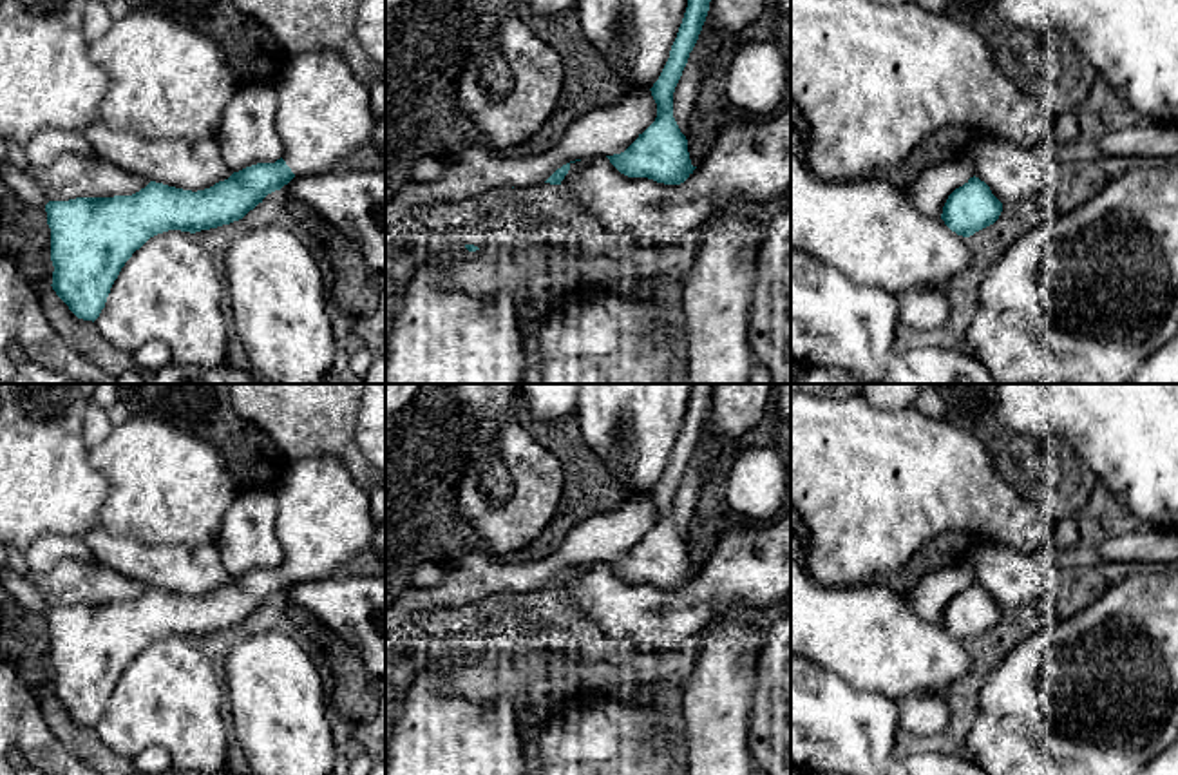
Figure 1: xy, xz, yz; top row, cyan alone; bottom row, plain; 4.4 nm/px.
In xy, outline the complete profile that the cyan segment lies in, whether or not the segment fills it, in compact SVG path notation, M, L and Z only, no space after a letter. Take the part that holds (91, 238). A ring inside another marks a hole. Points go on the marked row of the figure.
M306 51L288 58L279 81L275 127L284 156L233 172L204 190L183 190L150 181L132 196L76 197L45 205L51 228L52 290L83 321L96 321L125 263L150 237L168 232L201 232L242 219L262 199L295 176L335 170L338 163L369 145L376 118L369 105L369 85L362 83L342 54Z

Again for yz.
M974 176L948 196L941 219L957 235L970 237L993 225L1001 212L1002 203Z

